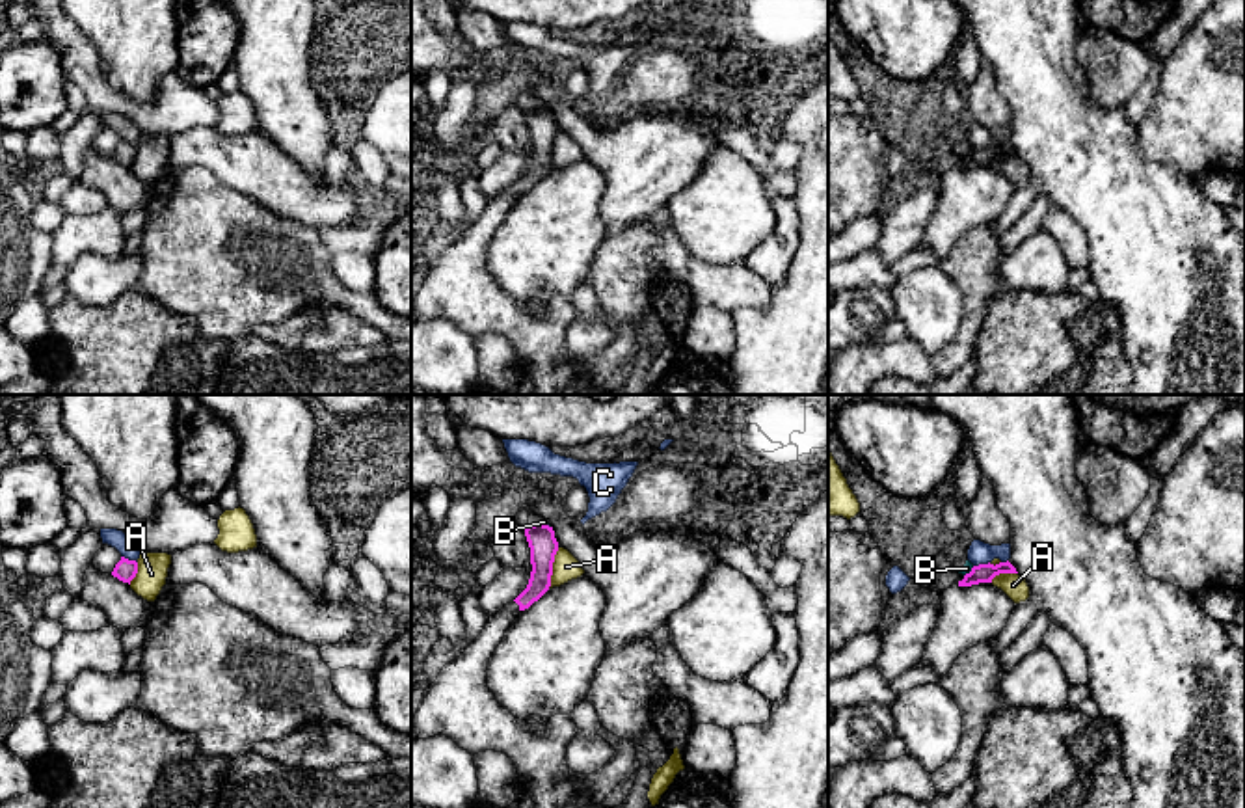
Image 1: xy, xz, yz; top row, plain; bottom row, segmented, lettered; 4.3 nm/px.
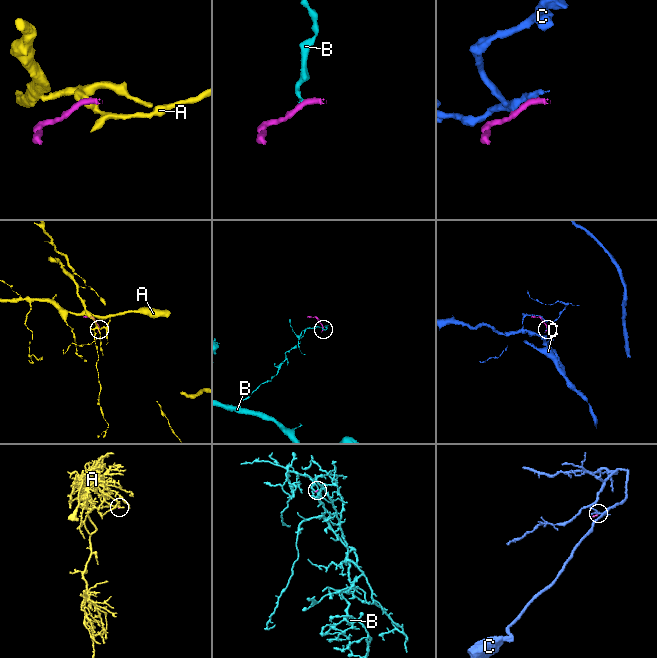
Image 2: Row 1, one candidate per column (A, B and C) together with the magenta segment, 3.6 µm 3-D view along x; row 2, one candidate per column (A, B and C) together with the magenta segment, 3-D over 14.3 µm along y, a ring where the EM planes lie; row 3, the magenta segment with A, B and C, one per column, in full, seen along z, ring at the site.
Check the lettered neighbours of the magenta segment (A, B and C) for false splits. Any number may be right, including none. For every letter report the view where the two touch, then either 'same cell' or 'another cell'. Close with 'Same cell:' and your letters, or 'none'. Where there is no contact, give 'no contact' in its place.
A: xz | another cell
B: yz | another cell
C: xy | another cell
Same cell: none

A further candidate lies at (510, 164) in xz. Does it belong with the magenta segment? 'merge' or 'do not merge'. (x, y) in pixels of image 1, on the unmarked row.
do not merge

